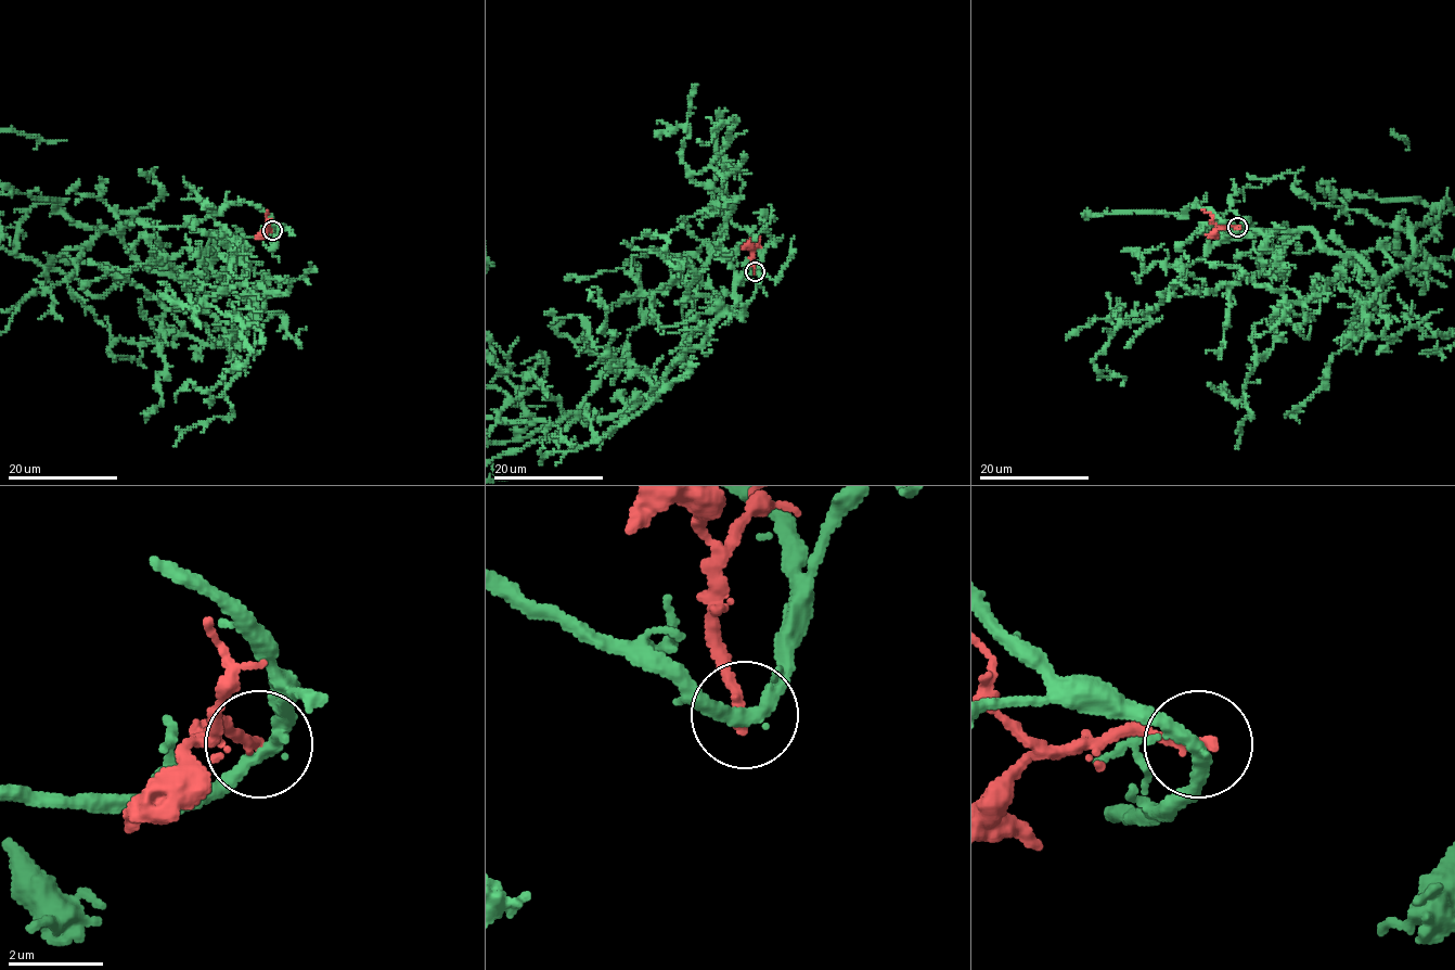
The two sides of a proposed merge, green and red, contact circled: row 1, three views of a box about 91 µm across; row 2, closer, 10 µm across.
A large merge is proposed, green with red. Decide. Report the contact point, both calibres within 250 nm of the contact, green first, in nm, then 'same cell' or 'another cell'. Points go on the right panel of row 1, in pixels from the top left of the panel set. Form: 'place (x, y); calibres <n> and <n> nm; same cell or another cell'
place (1237, 227); calibres 300 and 260 nm; another cell

